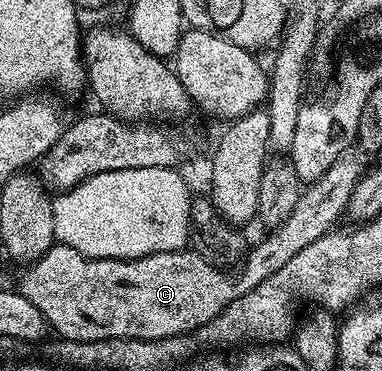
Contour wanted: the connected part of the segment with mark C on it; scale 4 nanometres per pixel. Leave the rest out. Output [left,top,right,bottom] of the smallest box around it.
[19,155,363,341]

